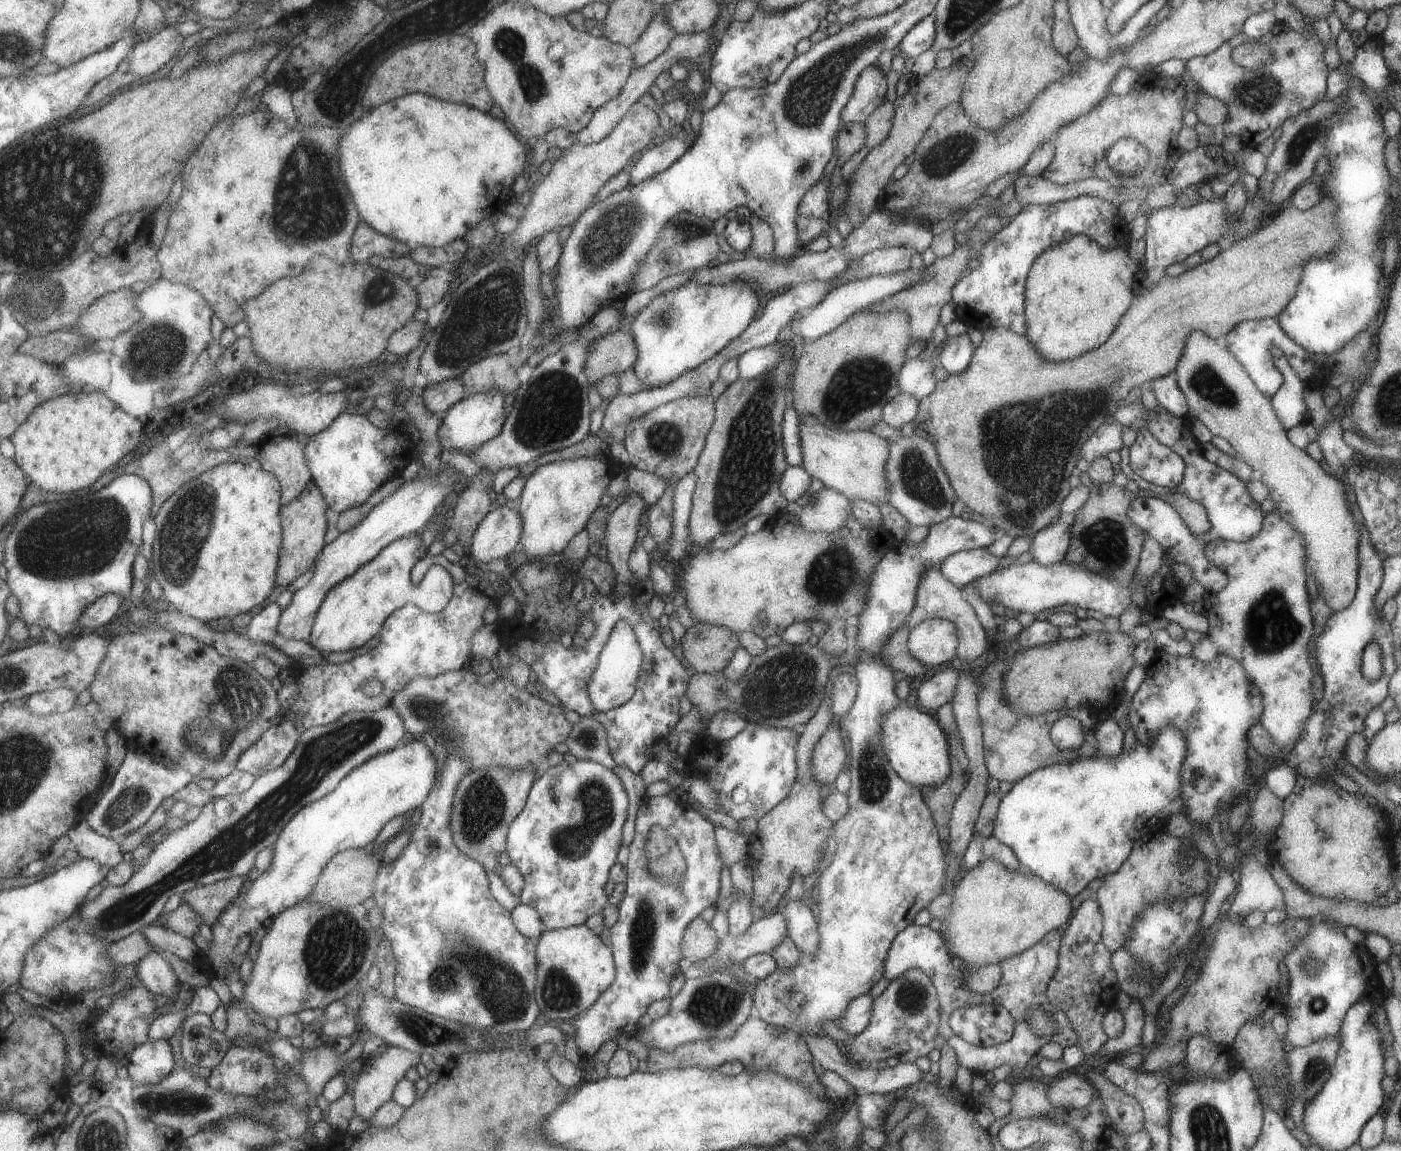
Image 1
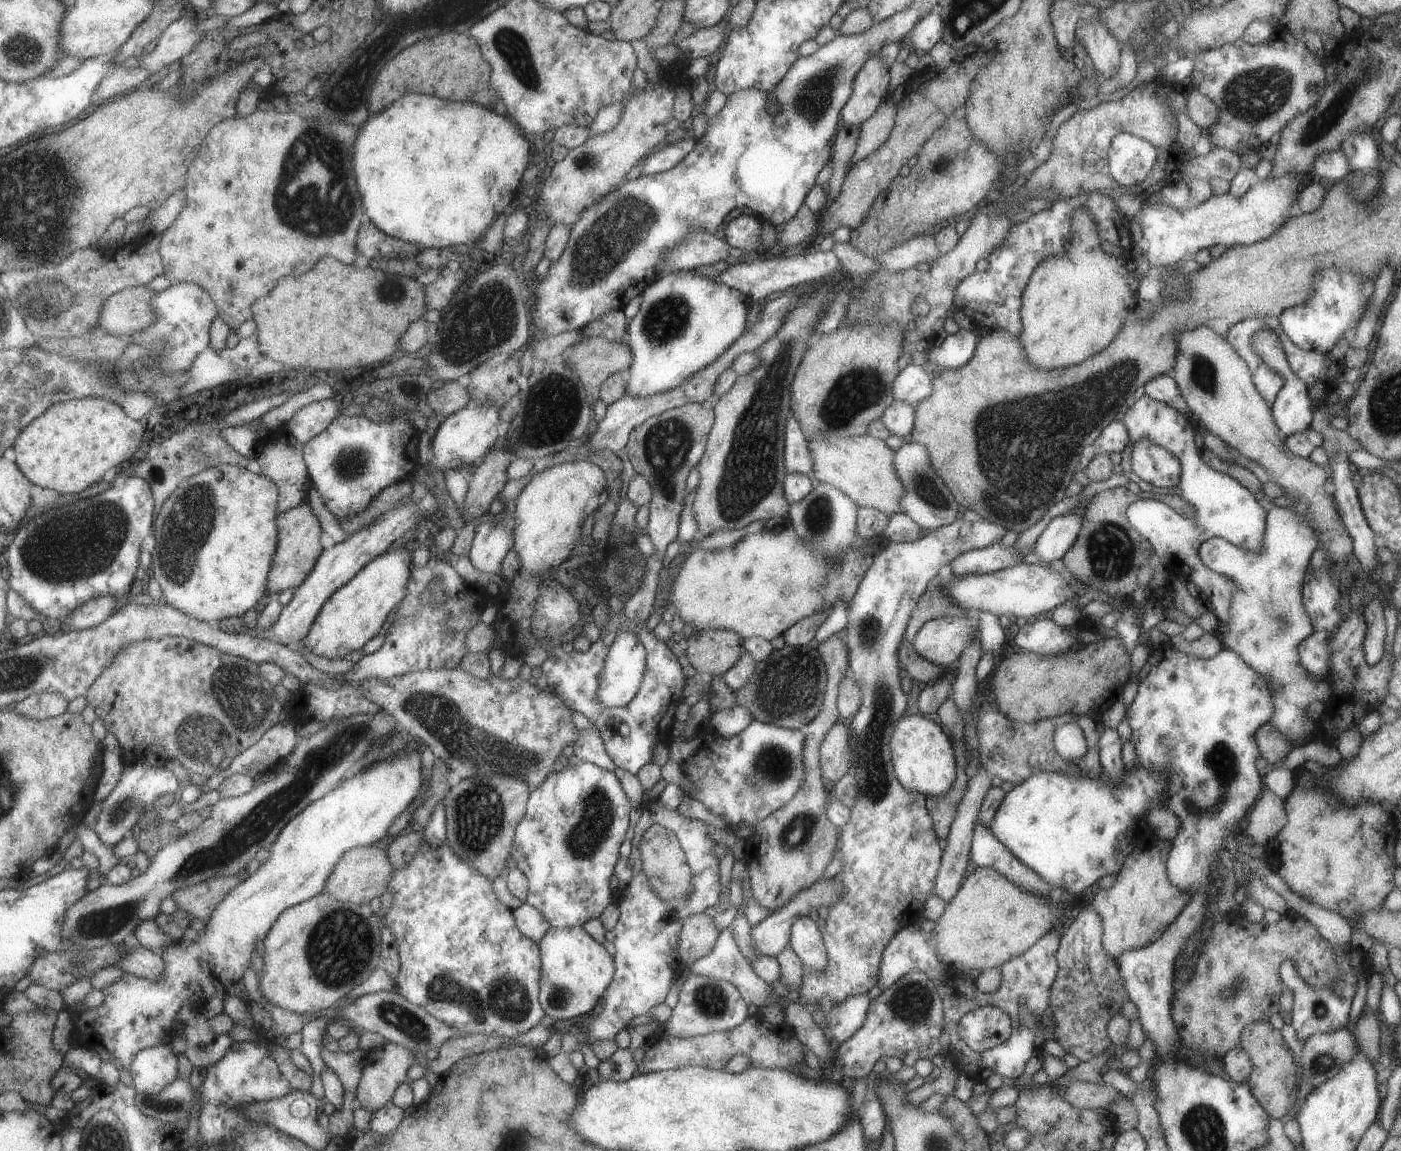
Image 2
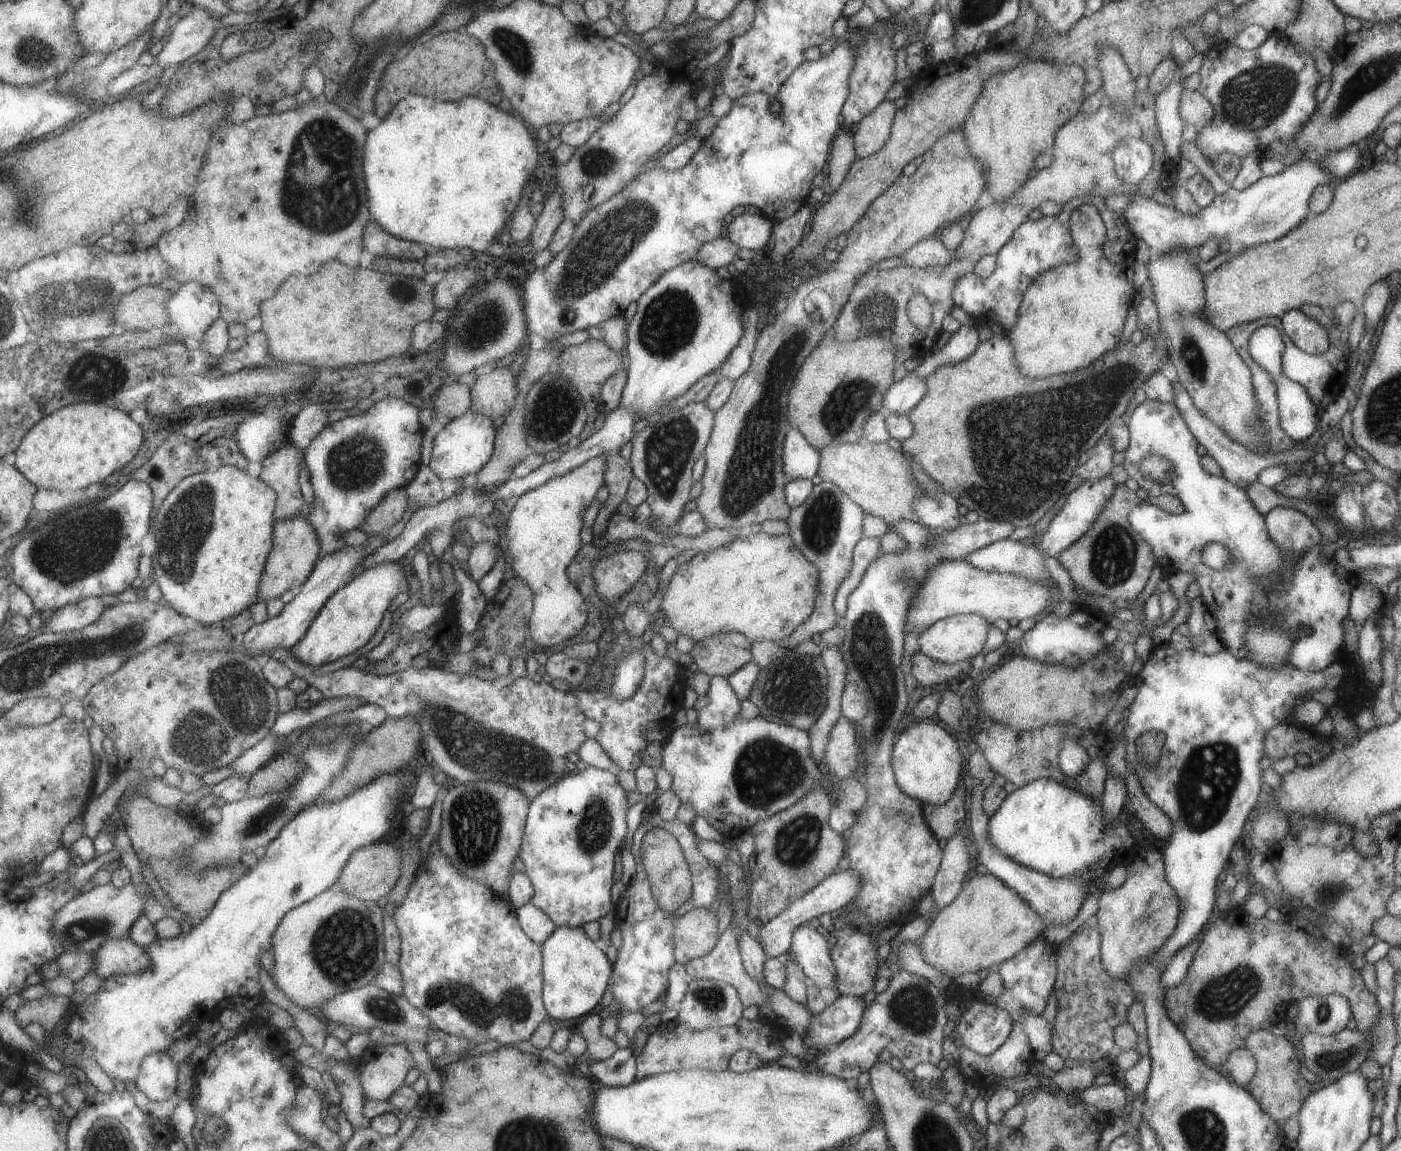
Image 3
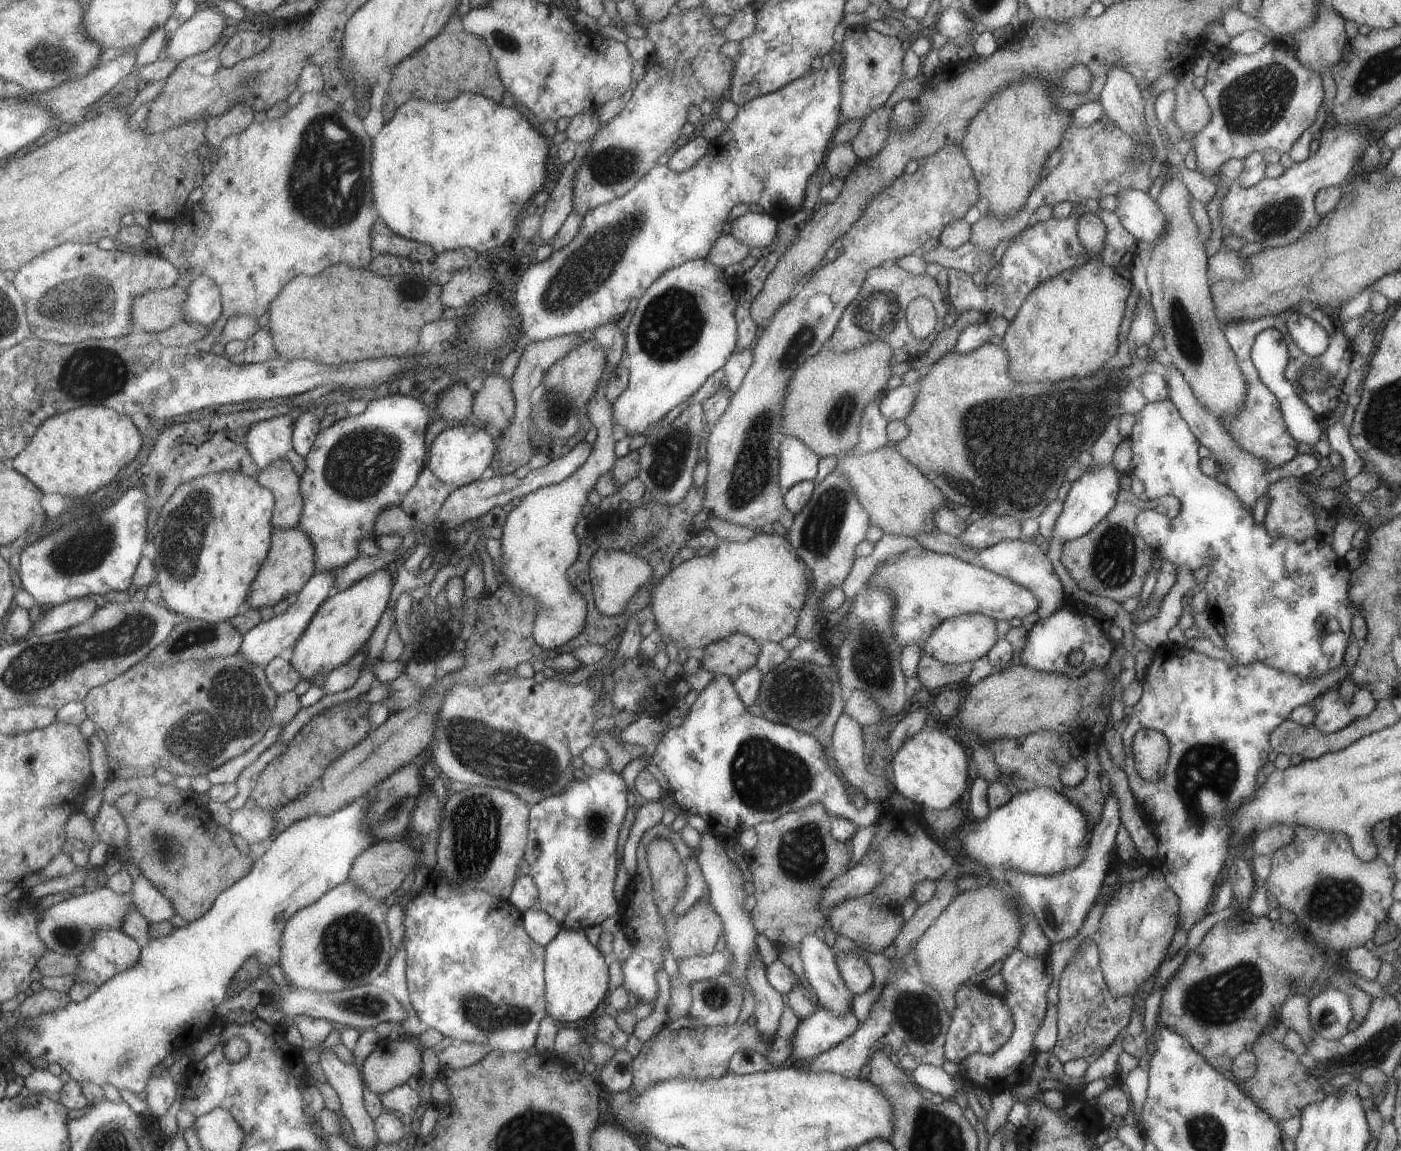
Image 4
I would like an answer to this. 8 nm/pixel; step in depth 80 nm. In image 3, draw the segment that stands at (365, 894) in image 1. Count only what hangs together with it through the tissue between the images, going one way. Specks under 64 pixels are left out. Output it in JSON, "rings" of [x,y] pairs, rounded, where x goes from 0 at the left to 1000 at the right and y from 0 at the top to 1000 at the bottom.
{"rings":[[[267,732],[266,733],[258,735],[248,744],[248,749],[243,755],[242,763],[240,765],[240,772],[254,778],[258,783],[271,782],[272,778],[276,778],[276,775],[281,772],[286,756],[286,745],[285,738],[278,732]]]}

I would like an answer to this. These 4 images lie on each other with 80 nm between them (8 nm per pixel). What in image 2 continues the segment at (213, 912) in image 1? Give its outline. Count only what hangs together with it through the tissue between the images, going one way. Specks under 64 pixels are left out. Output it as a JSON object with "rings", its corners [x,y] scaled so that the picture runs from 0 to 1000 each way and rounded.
{"rings":[[[175,754],[170,756],[167,760],[155,760],[149,765],[126,773],[123,781],[128,791],[133,791],[136,797],[142,798],[146,802],[157,782],[177,761],[178,758]]]}

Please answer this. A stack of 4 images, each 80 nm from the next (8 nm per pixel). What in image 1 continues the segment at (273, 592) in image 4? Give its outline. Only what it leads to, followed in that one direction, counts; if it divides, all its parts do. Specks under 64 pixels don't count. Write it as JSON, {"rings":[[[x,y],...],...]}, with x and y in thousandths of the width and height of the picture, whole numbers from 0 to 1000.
{"rings":[[[221,418],[215,429],[204,439],[200,440],[199,448],[201,459],[198,493],[196,498],[196,509],[205,509],[209,504],[213,502],[216,497],[224,493],[225,487],[228,484],[231,475],[232,458],[233,449],[232,445],[234,440],[232,438],[229,427]]]}

